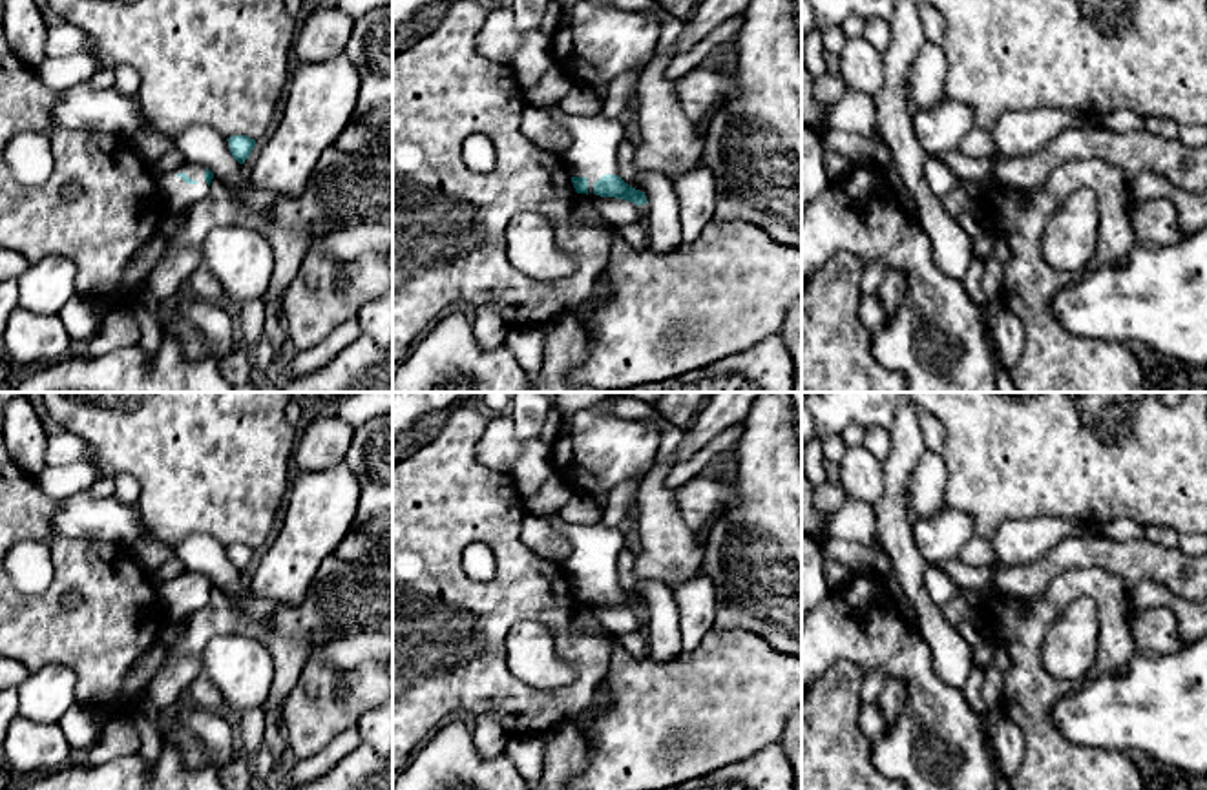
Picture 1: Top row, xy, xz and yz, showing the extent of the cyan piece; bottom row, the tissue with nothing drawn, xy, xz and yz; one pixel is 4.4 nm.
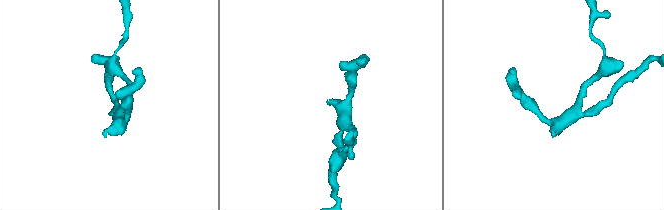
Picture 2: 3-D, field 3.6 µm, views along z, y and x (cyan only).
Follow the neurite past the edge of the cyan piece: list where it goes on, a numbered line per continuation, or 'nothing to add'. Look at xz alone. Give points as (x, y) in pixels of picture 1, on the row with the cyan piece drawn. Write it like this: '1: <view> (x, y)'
1: xz (594, 145)

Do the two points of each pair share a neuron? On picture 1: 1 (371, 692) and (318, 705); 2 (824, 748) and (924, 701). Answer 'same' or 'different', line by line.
1: same
2: different

